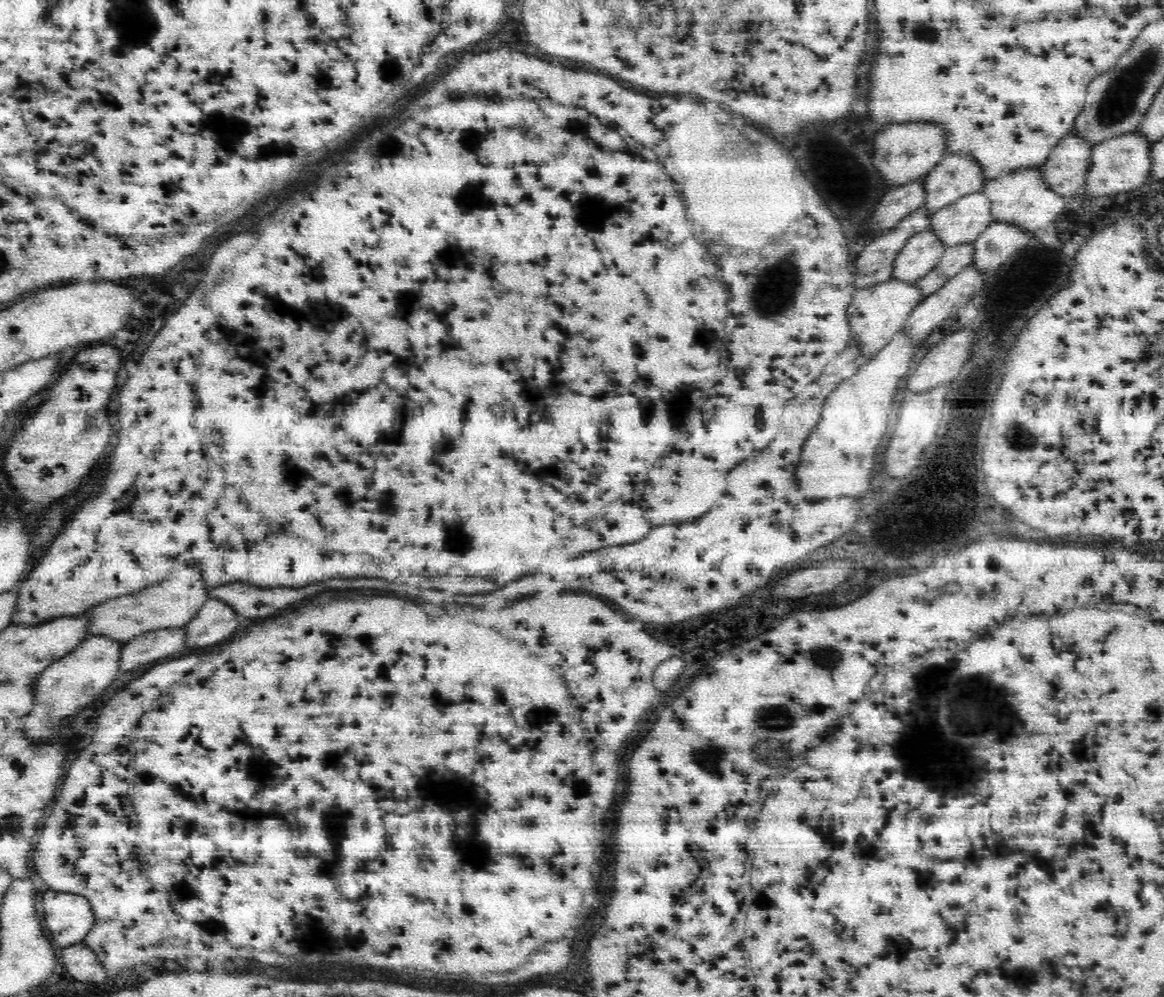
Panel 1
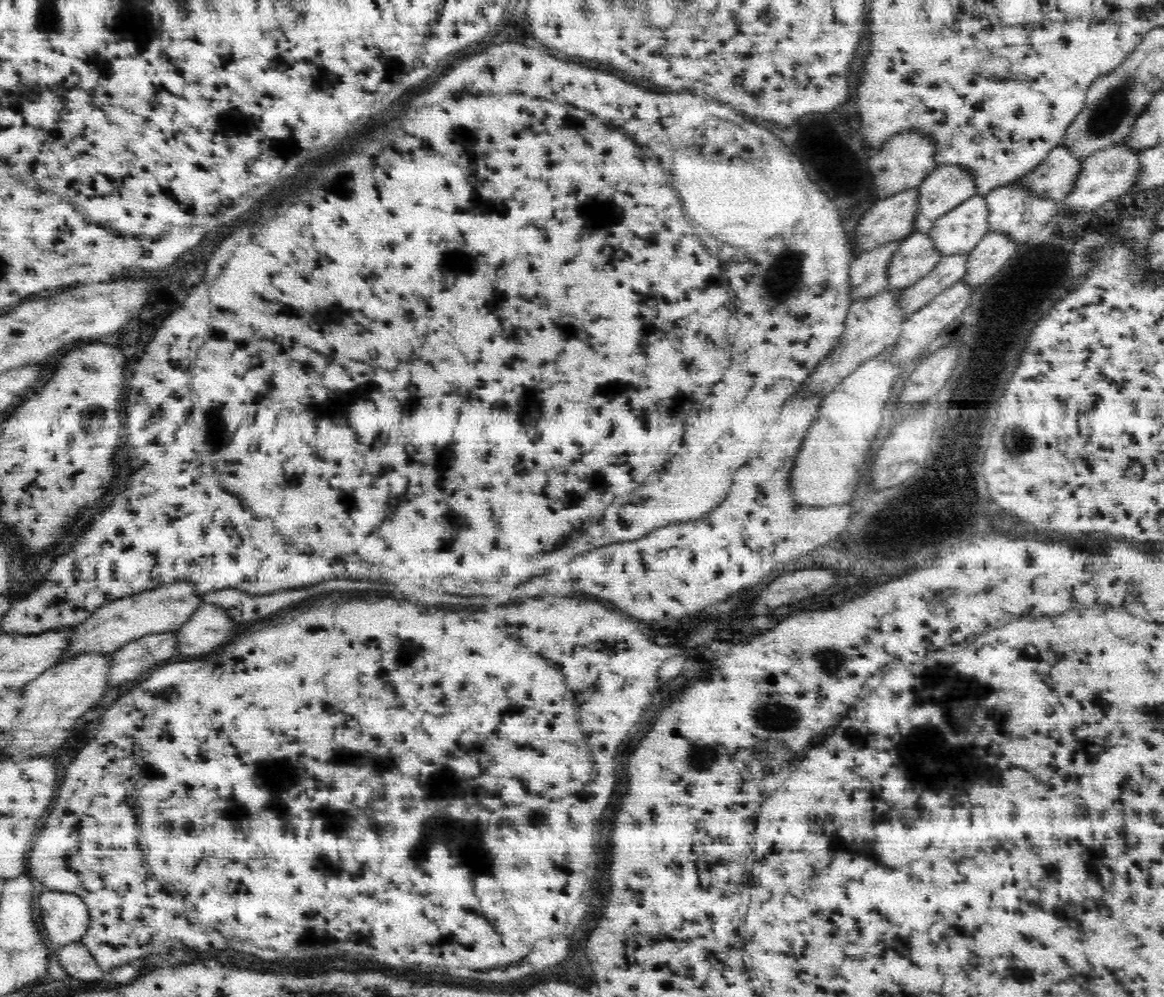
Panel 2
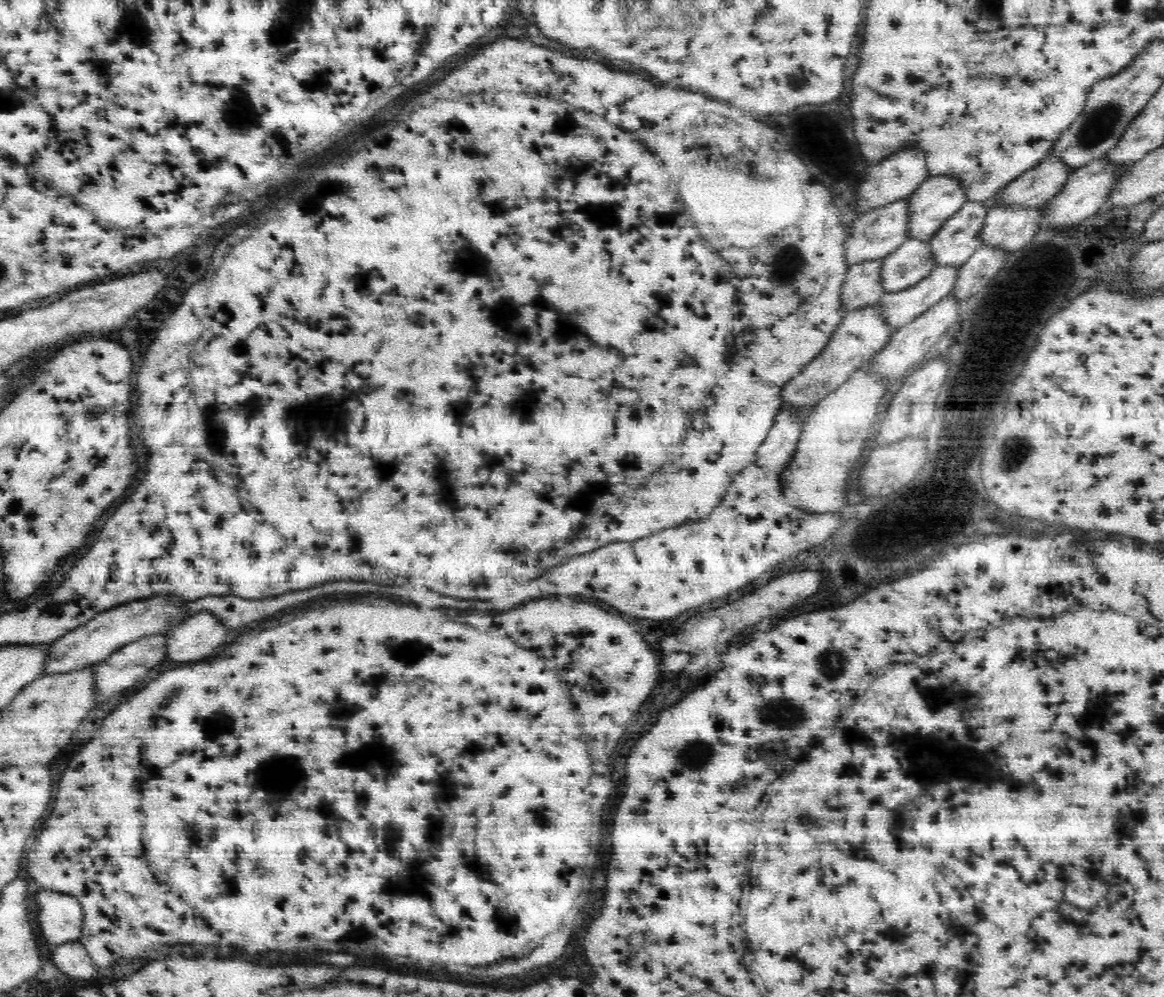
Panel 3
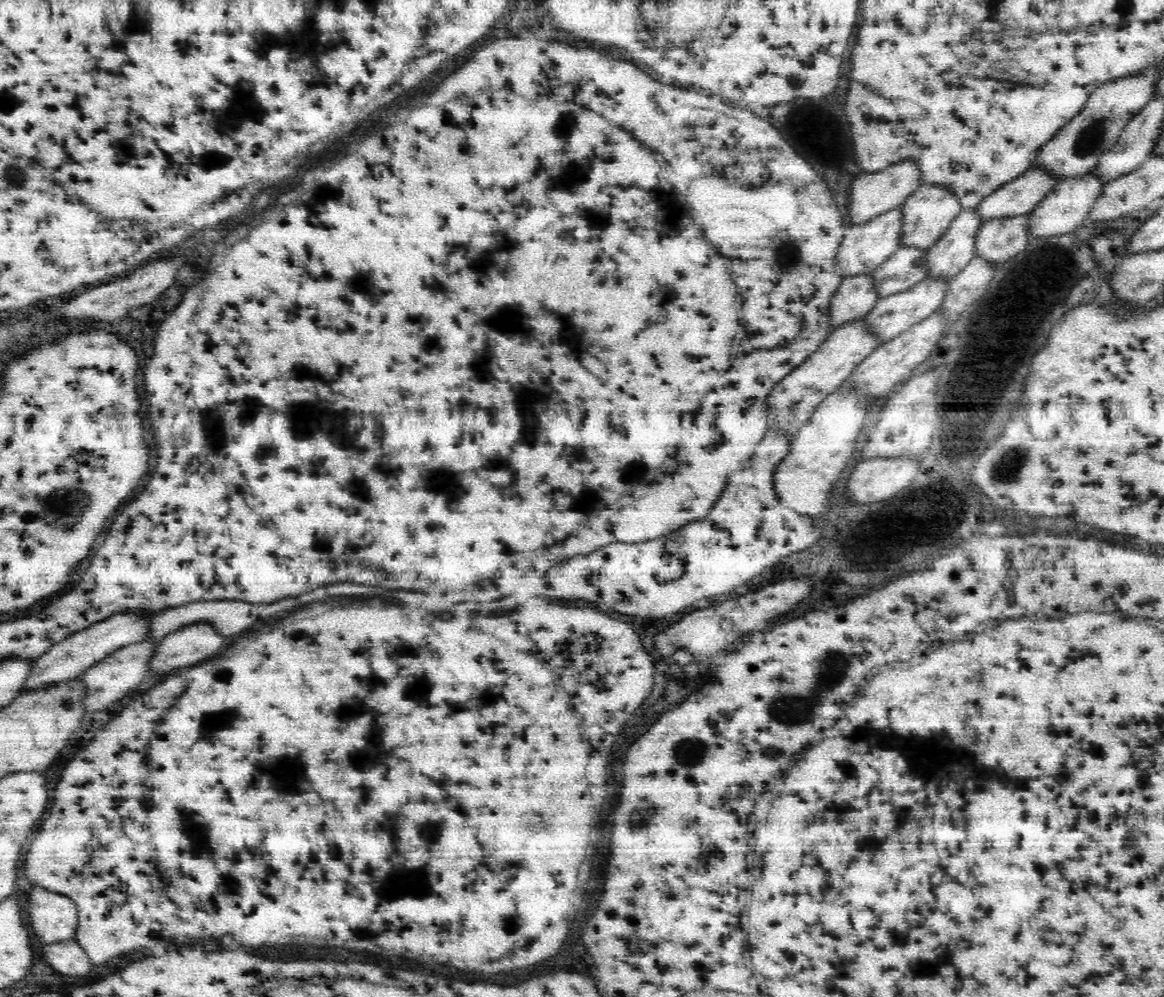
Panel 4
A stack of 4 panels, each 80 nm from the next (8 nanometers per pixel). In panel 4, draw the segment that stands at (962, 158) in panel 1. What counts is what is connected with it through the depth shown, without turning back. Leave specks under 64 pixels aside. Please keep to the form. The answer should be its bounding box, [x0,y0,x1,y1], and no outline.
[900,184,962,250]

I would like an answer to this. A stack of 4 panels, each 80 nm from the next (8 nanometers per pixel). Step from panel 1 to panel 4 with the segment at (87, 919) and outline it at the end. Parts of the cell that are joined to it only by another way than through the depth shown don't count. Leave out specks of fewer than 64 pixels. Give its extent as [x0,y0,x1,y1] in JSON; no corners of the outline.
[26,888,78,944]

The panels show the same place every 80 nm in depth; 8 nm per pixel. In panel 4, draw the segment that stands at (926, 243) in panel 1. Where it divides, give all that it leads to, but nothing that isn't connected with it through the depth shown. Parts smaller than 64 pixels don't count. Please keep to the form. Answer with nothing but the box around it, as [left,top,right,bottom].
[872,244,928,296]

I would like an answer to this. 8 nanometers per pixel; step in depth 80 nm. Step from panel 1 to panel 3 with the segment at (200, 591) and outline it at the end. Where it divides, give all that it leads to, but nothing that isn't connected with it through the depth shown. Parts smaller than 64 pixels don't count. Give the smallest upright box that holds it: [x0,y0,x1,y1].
[40,594,188,675]

